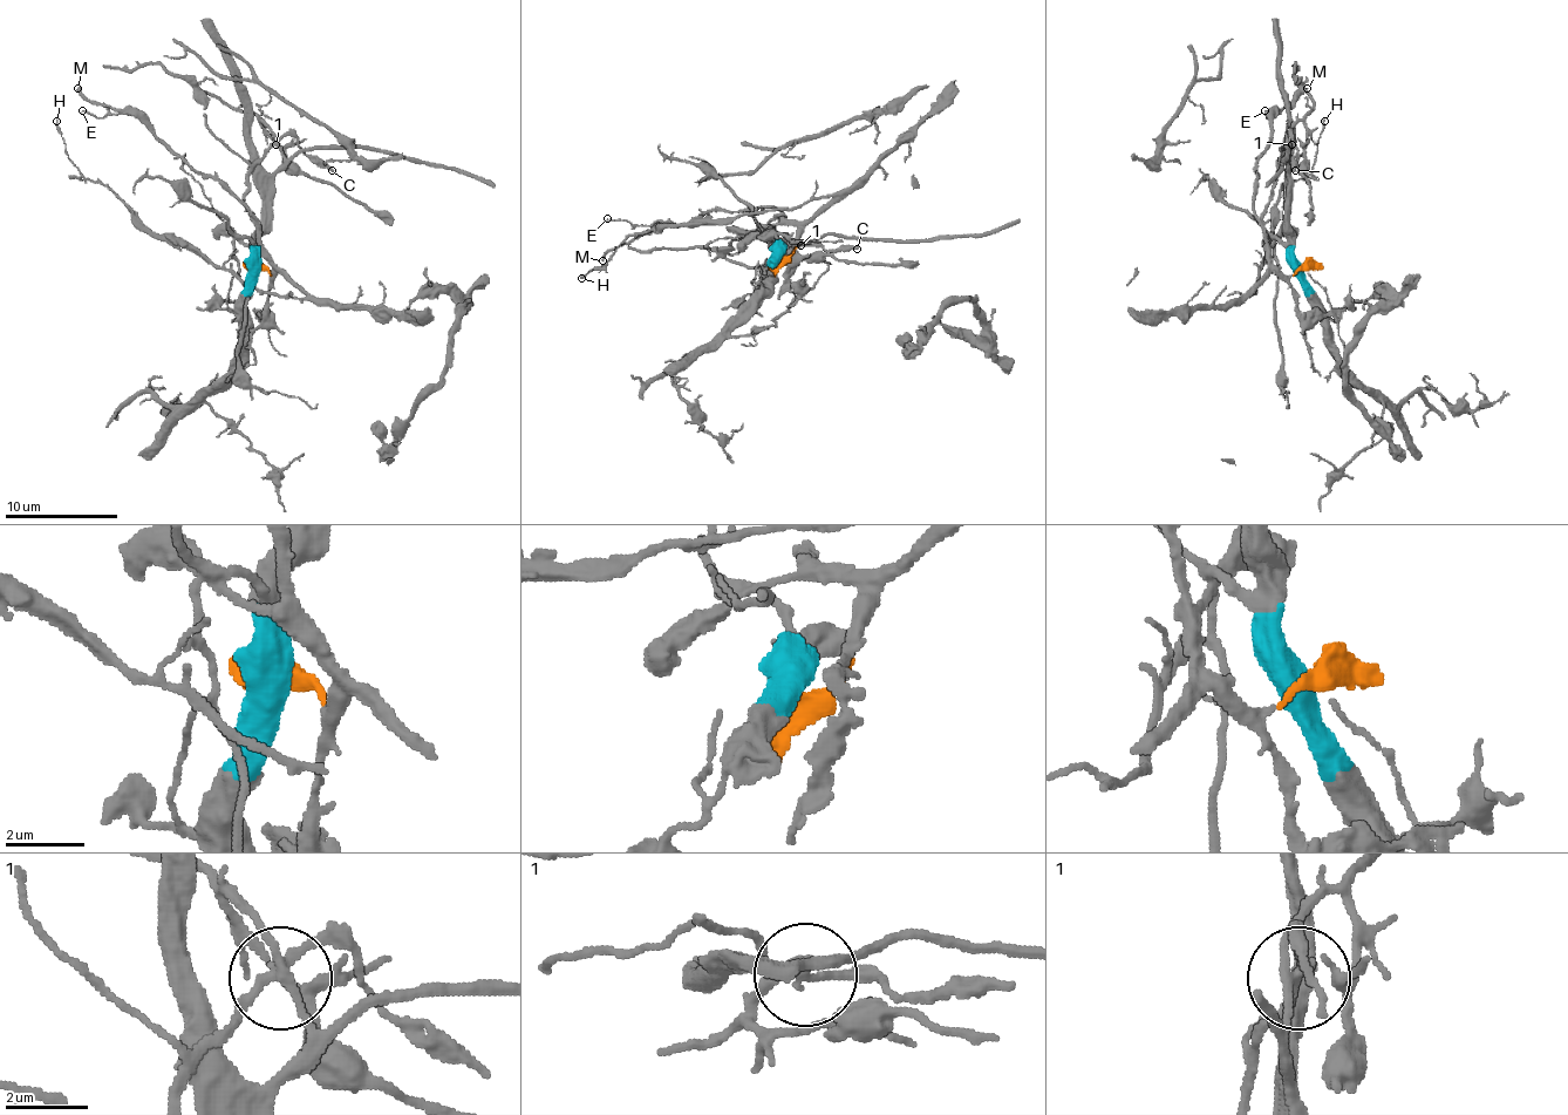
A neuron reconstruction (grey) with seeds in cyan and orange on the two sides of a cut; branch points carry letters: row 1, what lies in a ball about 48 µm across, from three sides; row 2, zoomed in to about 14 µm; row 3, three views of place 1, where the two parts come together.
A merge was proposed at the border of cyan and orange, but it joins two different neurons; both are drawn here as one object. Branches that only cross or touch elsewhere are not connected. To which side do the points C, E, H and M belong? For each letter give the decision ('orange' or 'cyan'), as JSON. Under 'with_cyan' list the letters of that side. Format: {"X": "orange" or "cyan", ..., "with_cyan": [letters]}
{"C": "orange", "E": "orange", "H": "orange", "M": "orange", "with_cyan": []}

